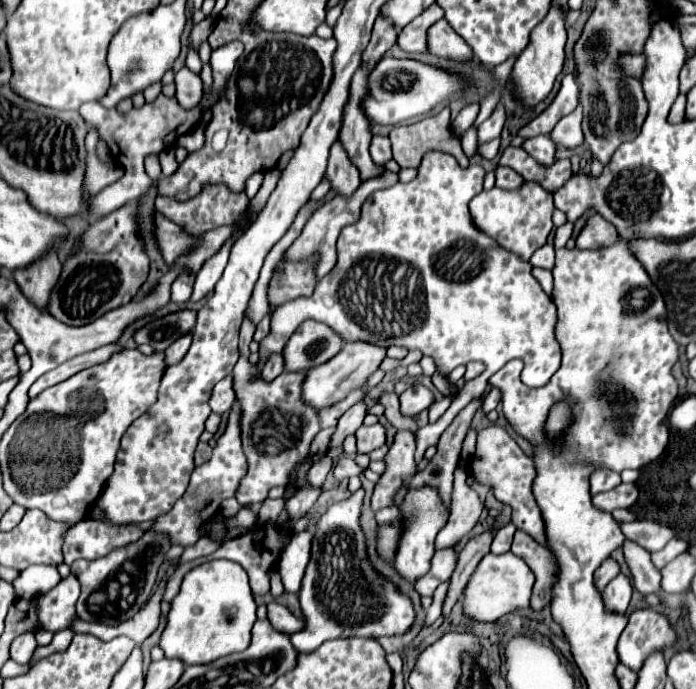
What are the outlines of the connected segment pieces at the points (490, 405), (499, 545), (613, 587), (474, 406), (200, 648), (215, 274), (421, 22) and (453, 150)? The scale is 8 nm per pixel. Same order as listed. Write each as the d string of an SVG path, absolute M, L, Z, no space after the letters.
M490 389L488 391L488 395L484 397L484 405L482 405L482 411L484 411L484 415L488 415L492 409L496 409L496 405L500 403L500 393L498 393L498 389Z
M512 523L504 525L504 527L502 527L502 529L496 533L496 537L494 537L490 553L500 555L500 553L510 551L510 545L512 545L512 537L514 537L514 533L516 533L516 525L512 525Z
M620 573L618 577L614 577L614 581L610 581L610 585L606 585L606 589L602 593L604 609L608 613L624 613L628 609L630 597L632 597L630 579Z
M482 397L472 399L450 423L450 427L442 433L440 441L438 441L438 453L434 455L434 459L428 463L428 467L424 471L418 471L414 475L414 479L410 481L410 487L422 487L422 485L434 485L444 499L444 505L450 507L450 489L452 489L452 473L456 469L458 457L460 457L460 449L462 449L462 441L470 429L472 417L476 415L476 411L482 405Z
M208 561L200 567L192 569L180 587L180 593L172 601L172 609L168 613L168 623L160 639L160 647L164 651L166 659L180 659L186 667L188 665L206 665L220 657L244 651L252 641L252 625L256 621L256 603L252 597L252 591L248 587L248 575L246 571L232 561Z
M236 237L230 239L230 241L220 249L220 253L214 255L212 259L208 259L208 261L204 263L204 267L198 271L190 301L196 303L196 301L204 299L208 293L214 291L214 285L218 283L218 279L220 279L222 273L224 273L224 267L226 267L226 261L228 261L228 253L230 253L230 247L234 245L234 241L236 241Z
M438 3L430 5L430 9L426 9L422 15L418 15L416 19L412 19L400 33L398 33L398 41L396 45L402 49L402 51L408 51L408 53L426 53L428 51L428 41L426 41L426 35L428 35L428 29L440 21L444 17L444 11Z
M444 107L440 115L428 117L414 125L400 125L390 131L394 159L400 167L420 167L422 155L430 149L444 149L456 157L462 167L468 167L468 157L464 155L460 141L450 129L450 107Z

